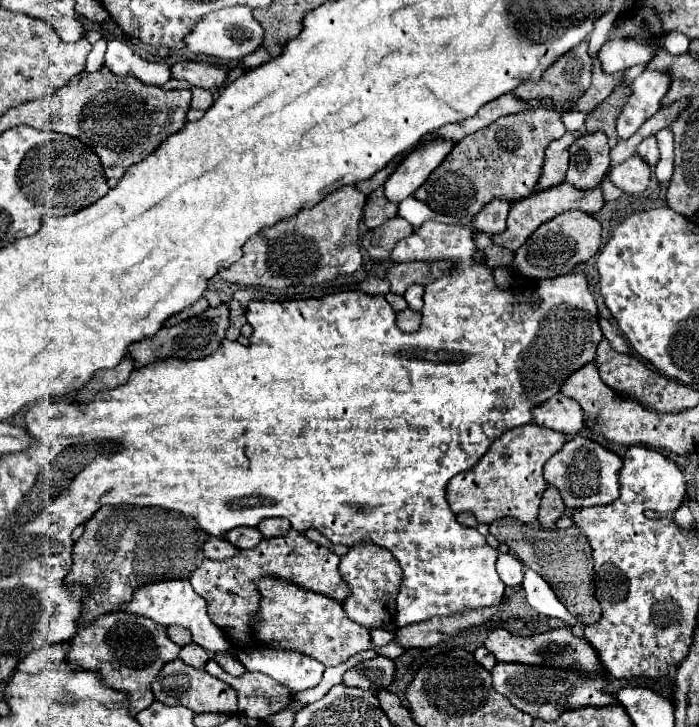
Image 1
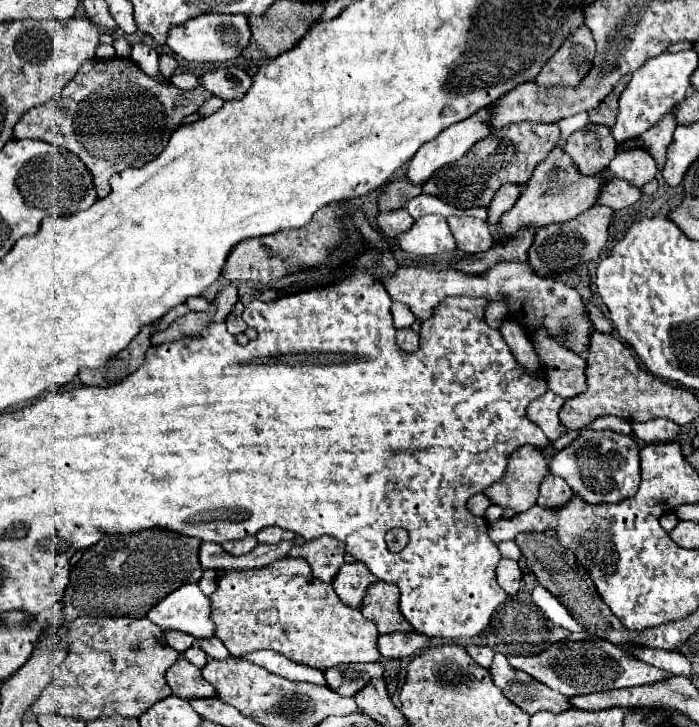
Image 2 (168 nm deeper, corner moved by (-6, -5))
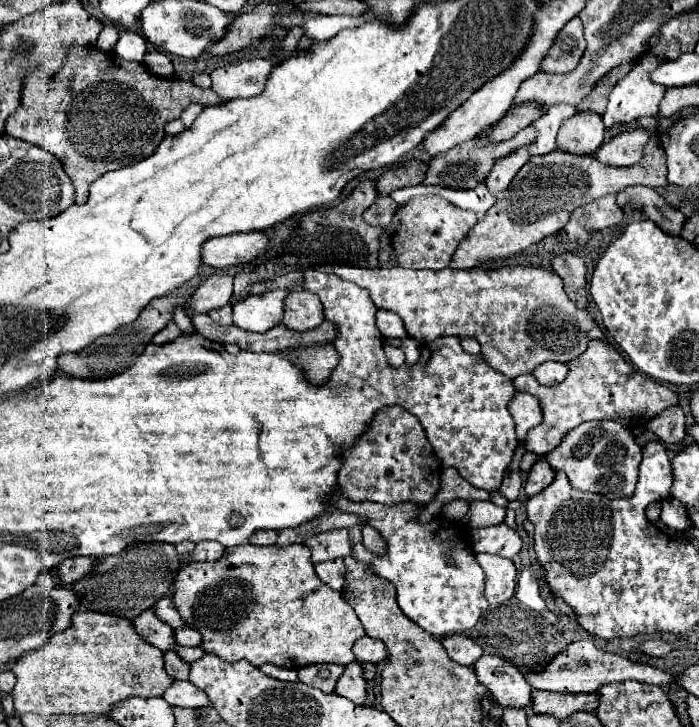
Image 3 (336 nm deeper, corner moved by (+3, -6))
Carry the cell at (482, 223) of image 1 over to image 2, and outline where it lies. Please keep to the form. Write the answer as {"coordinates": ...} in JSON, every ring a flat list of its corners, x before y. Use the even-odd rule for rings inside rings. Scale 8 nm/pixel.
{"coordinates":[[513,184,501,186,501,190,493,196,493,202,491,202,489,208,487,208,487,210,489,210,487,222,489,222,491,226,495,226,495,220,499,220,501,214,507,212,507,210,517,202,521,190,523,190,523,186,513,186]]}

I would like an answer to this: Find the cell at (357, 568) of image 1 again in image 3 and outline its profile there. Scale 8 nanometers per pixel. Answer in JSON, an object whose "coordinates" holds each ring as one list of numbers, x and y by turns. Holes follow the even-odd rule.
{"coordinates":[[342,559,328,561,328,563,318,563,314,567,316,567,316,575,320,577,322,583,332,587,334,591,342,591,344,579,346,579,346,565,344,565]]}

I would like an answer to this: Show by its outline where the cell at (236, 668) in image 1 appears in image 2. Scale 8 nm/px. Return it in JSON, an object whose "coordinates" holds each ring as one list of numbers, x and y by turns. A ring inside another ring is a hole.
{"coordinates":[[201,638,199,648,207,652,209,658,227,658,229,650,217,638]]}

